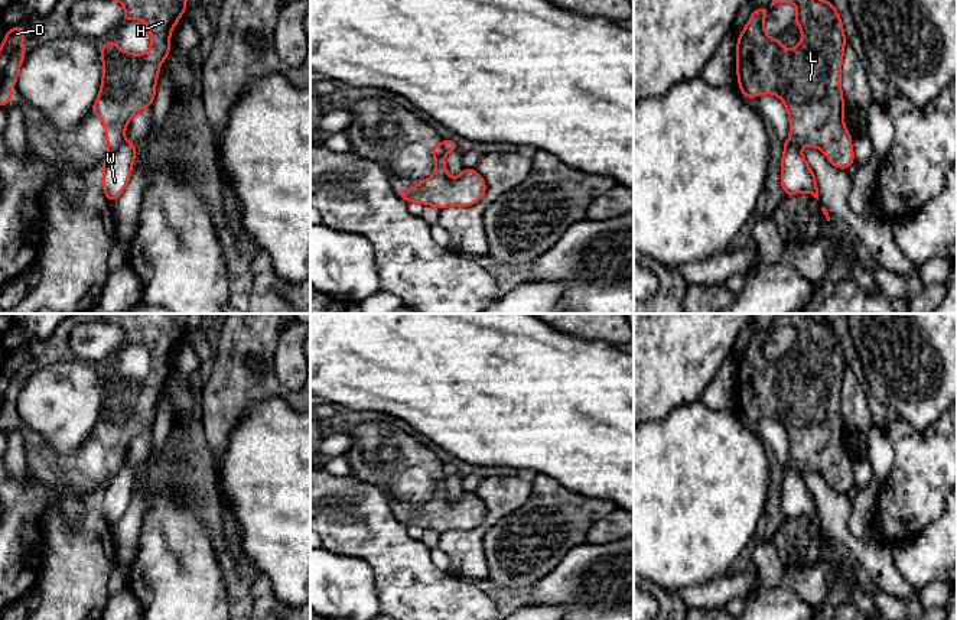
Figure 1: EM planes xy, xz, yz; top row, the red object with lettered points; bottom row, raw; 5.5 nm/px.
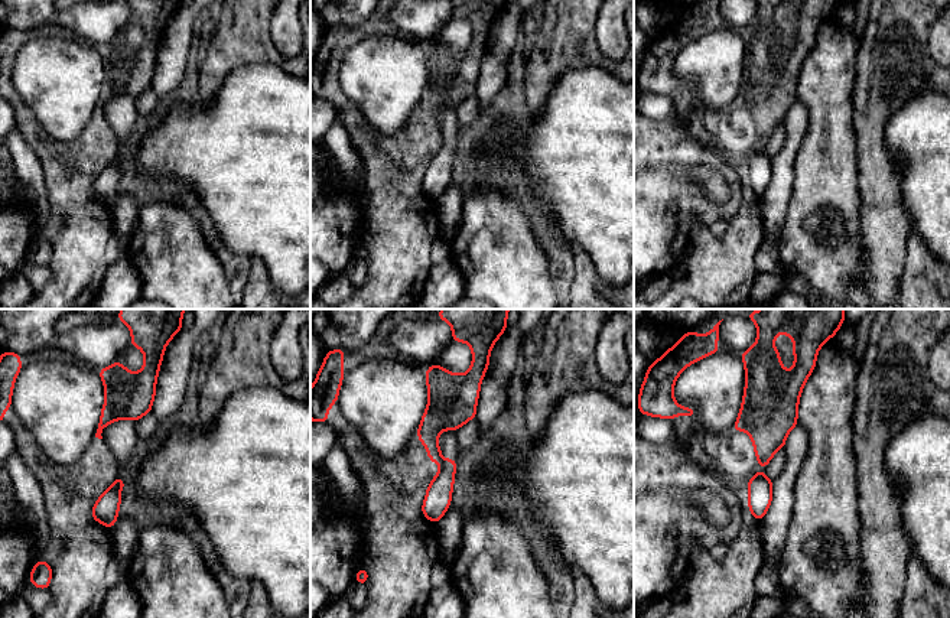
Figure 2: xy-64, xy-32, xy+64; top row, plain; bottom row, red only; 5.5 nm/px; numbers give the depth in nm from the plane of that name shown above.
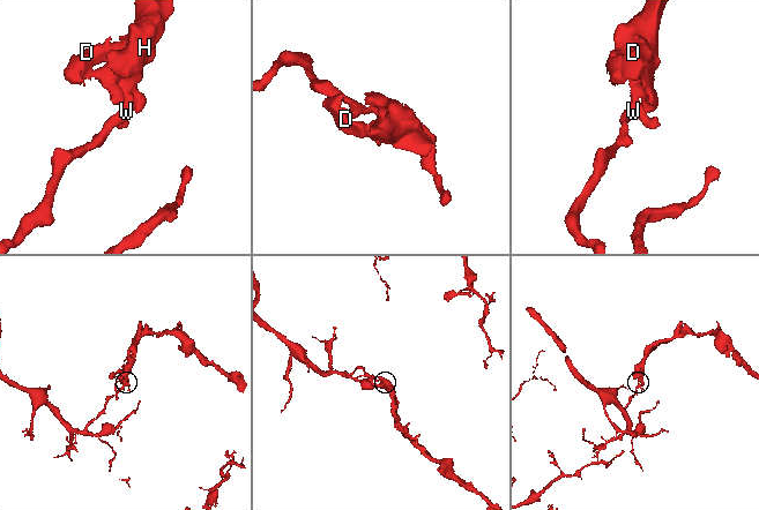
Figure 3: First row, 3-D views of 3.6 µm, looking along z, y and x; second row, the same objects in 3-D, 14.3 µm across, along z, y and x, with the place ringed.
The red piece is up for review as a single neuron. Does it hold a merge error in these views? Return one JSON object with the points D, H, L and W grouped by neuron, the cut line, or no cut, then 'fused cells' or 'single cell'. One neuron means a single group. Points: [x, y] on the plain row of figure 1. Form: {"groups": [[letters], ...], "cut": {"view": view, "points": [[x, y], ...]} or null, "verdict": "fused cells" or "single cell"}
{"groups": [["D", "H", "L"], ["W"]], "cut": {"view": "xy", "points": [[123, 461], [108, 476]]}, "verdict": "fused cells"}

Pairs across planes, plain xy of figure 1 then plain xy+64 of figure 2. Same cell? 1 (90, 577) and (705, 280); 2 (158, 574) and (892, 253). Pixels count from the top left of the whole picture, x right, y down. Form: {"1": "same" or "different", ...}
{"1": "same", "2": "different"}

